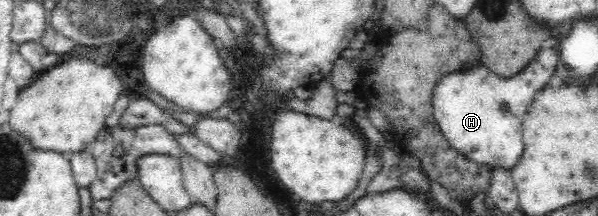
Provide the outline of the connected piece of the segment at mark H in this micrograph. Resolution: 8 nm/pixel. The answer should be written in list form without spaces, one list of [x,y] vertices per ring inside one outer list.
[[[541,48],[527,67],[511,78],[498,77],[480,62],[470,70],[453,71],[440,77],[435,83],[432,106],[435,122],[448,145],[468,161],[489,169],[515,167],[525,149],[521,141],[523,117],[533,97],[551,81],[558,57],[553,49]]]

